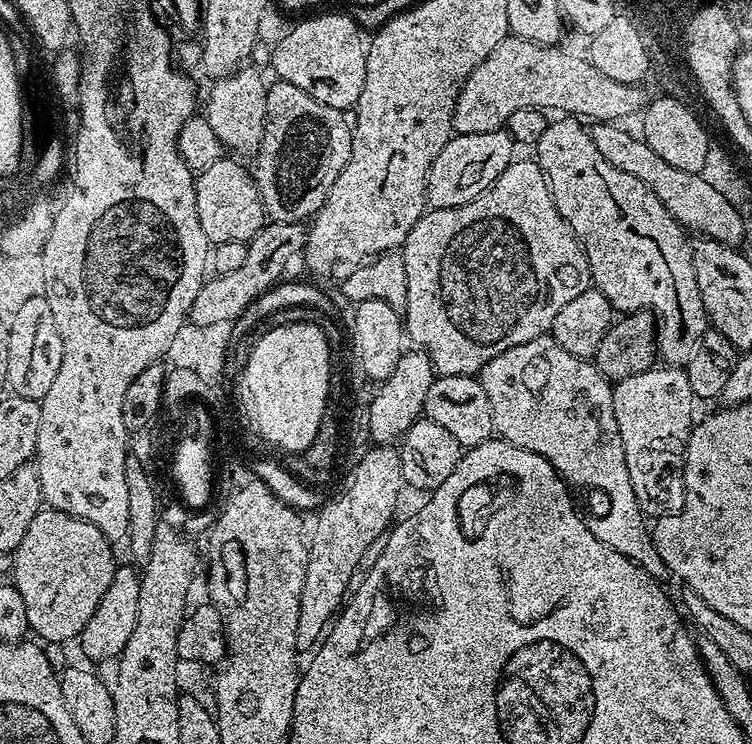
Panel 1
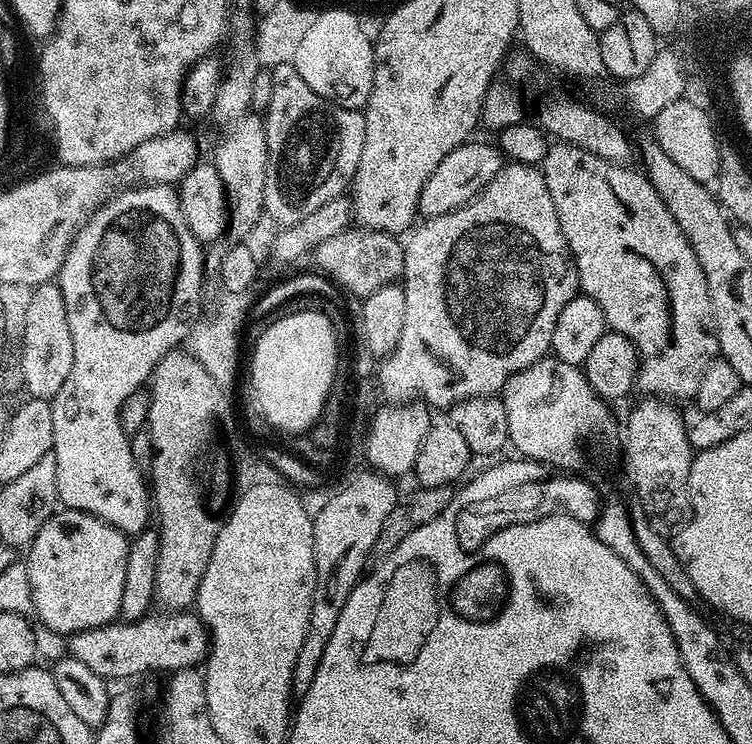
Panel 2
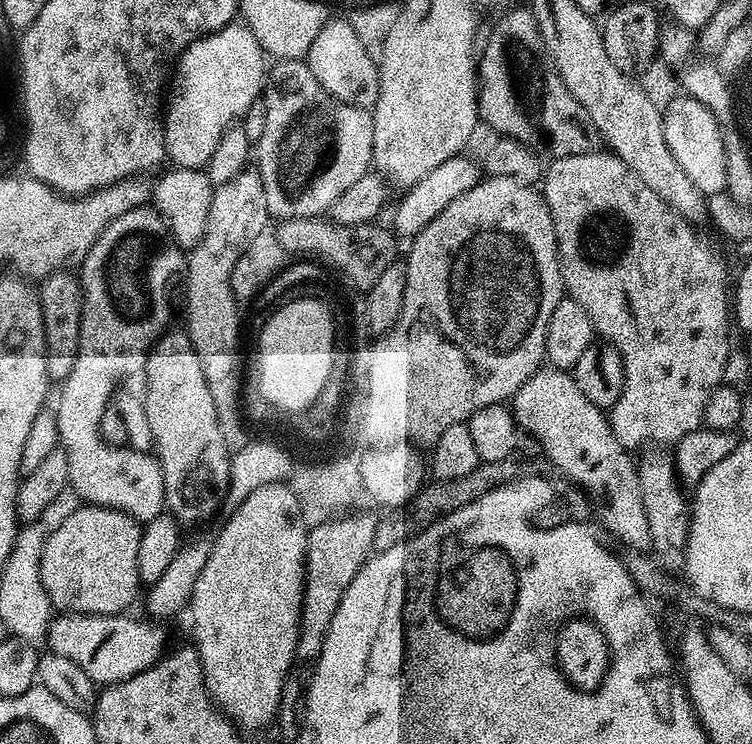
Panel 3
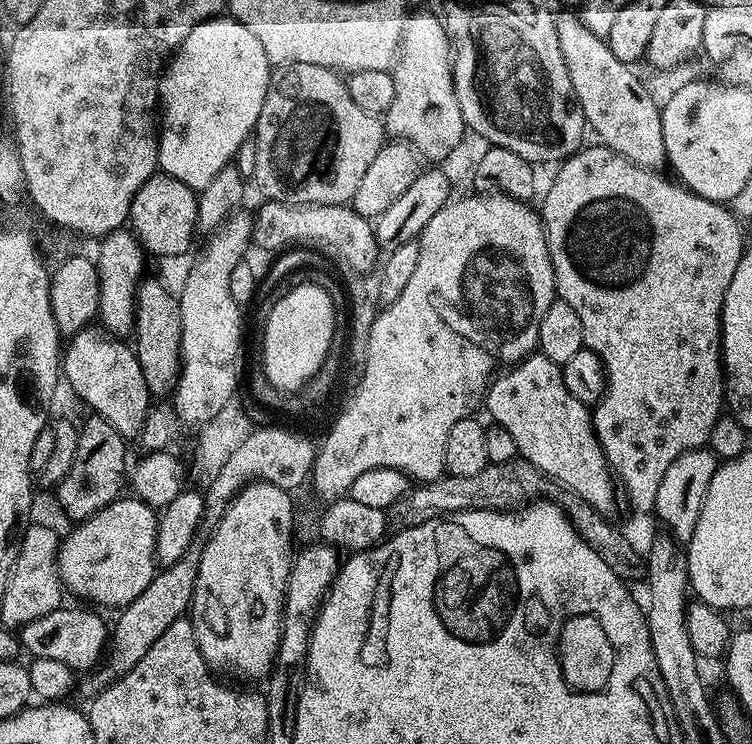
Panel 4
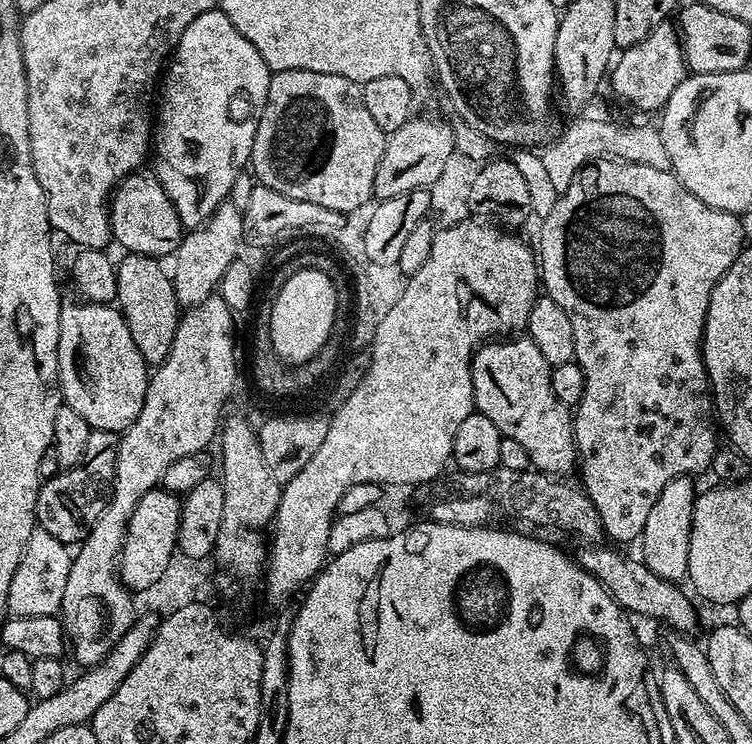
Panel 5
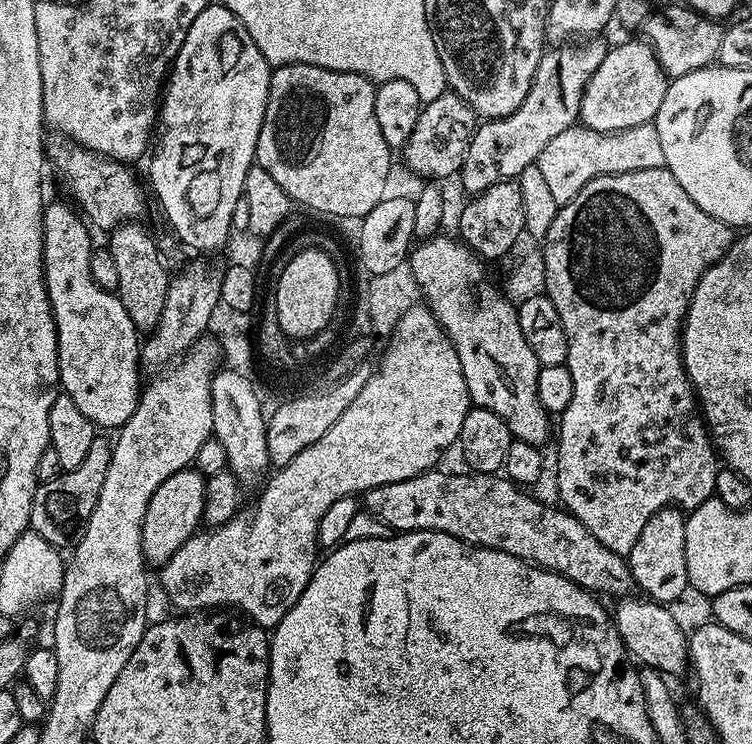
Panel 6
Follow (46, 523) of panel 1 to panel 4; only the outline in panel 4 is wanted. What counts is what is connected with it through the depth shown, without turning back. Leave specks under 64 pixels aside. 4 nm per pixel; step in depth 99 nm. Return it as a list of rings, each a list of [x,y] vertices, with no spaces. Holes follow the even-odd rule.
[[[128,494],[111,500],[90,519],[79,521],[73,527],[76,529],[60,541],[56,568],[60,571],[61,585],[74,595],[89,600],[84,601],[89,605],[123,610],[142,594],[142,590],[146,590],[146,586],[150,586],[157,574],[157,519],[157,509]]]

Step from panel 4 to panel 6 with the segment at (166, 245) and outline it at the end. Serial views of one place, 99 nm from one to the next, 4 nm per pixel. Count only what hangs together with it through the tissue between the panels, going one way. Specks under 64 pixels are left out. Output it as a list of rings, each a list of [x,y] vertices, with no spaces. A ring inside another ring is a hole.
[[[64,138],[52,139],[49,139],[46,144],[47,163],[51,167],[53,164],[57,174],[68,183],[69,190],[77,200],[75,203],[79,211],[87,217],[93,229],[101,228],[104,234],[108,234],[119,224],[141,219],[146,188],[142,180],[140,185],[139,178],[128,169],[131,167],[127,163],[109,160],[107,156],[99,156],[97,152],[91,152],[90,149],[82,148]]]

